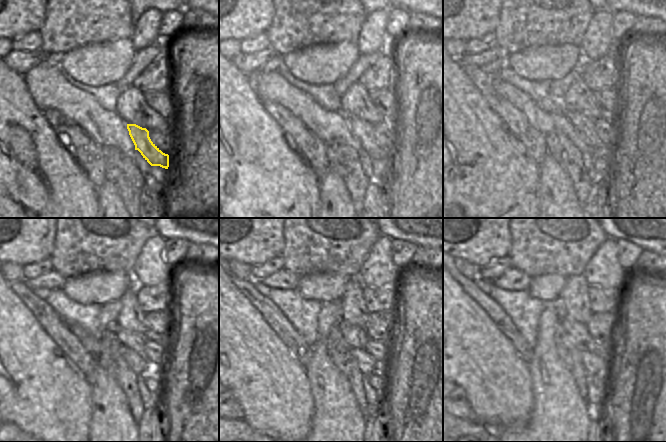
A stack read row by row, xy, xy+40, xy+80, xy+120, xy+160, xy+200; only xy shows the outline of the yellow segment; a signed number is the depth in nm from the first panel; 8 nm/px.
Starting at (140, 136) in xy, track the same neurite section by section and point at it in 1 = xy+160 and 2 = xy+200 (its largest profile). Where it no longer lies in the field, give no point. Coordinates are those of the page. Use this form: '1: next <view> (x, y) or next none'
1: next xy+160 (356, 337)
2: next xy+200 (579, 334)

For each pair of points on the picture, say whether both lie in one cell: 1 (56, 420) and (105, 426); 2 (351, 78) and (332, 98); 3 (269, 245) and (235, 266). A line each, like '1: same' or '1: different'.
1: different
2: different
3: different

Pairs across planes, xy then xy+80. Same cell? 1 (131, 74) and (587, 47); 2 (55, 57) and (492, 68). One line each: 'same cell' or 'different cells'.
1: different cells
2: same cell

